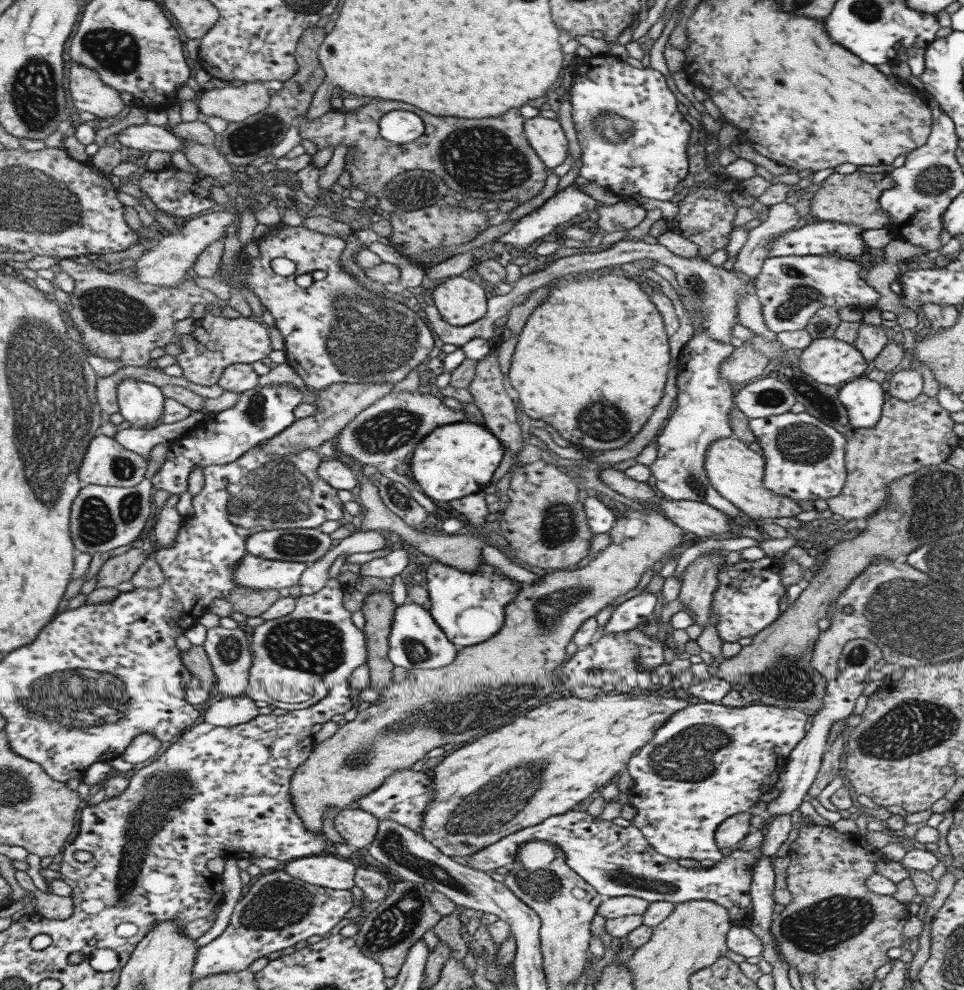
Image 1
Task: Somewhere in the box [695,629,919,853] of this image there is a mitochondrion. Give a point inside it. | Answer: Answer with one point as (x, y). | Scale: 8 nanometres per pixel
(786, 676)

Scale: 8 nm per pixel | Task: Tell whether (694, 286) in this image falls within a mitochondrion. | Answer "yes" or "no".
yes

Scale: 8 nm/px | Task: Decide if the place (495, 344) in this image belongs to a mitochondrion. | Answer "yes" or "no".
no

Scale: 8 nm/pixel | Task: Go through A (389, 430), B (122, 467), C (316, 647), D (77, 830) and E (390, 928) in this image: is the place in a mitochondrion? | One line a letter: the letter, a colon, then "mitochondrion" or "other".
A: mitochondrion
B: mitochondrion
C: mitochondrion
D: other
E: mitochondrion

